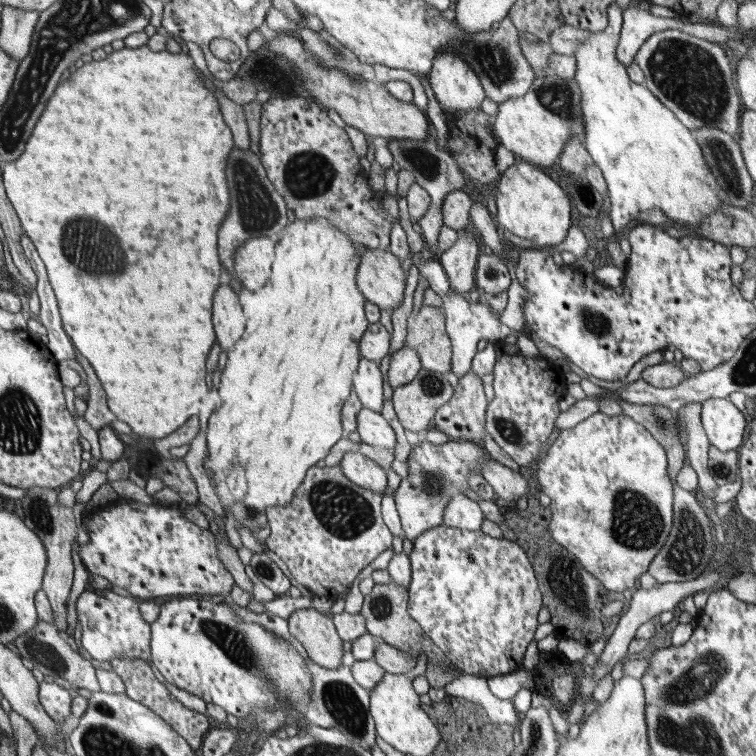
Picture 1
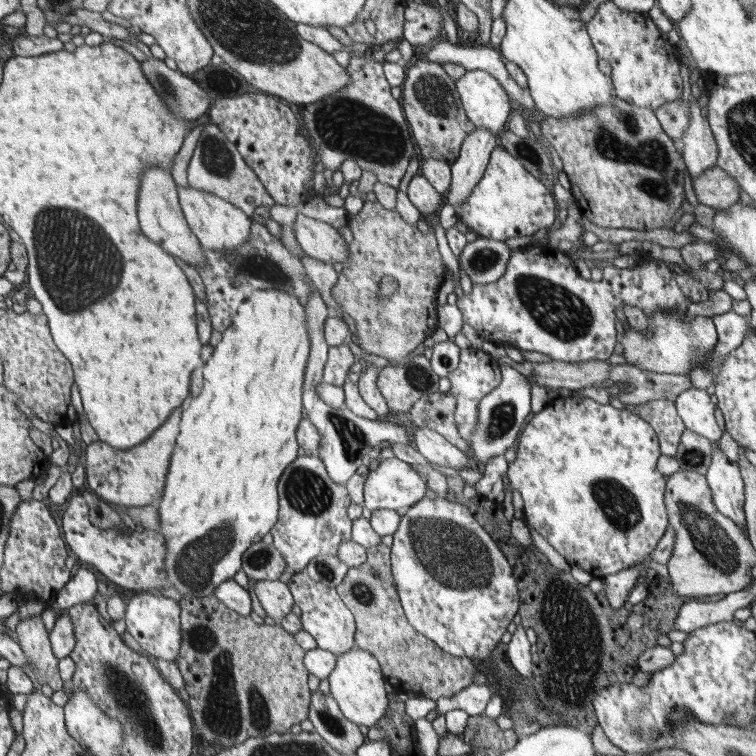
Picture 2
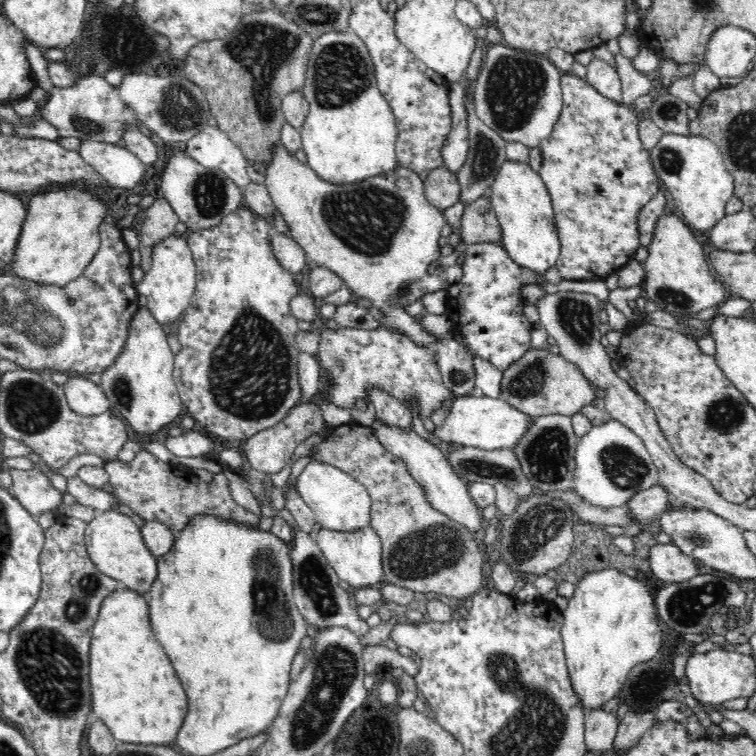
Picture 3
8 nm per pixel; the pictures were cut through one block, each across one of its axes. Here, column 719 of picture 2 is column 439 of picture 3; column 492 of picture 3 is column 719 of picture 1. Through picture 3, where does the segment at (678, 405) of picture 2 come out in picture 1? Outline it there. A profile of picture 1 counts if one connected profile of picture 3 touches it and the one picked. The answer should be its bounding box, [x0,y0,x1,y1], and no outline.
[701,398,746,452]

